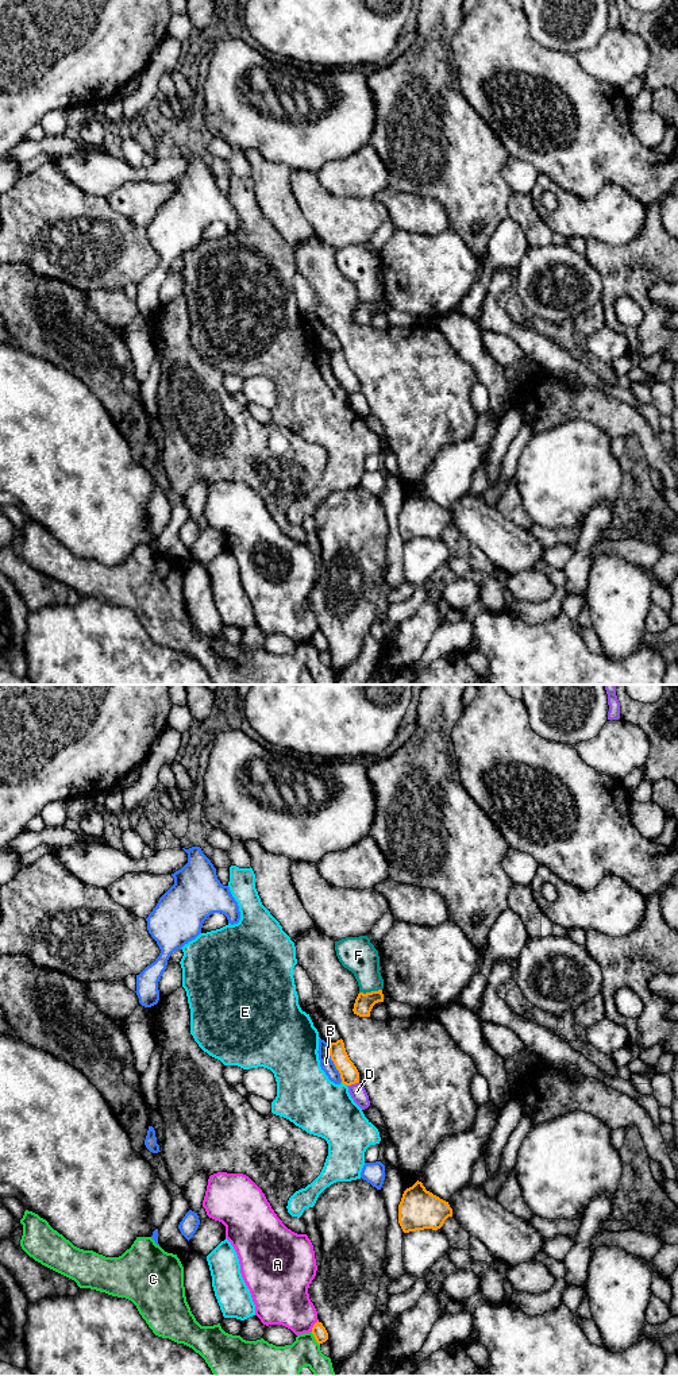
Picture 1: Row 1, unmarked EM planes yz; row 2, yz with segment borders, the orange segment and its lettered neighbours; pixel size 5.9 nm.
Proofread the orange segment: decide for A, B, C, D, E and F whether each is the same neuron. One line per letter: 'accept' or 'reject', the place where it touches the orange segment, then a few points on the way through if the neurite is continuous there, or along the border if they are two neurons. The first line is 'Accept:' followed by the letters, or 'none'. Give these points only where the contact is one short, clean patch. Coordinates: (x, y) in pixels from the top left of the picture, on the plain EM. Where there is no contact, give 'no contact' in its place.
Accept: none
A: reject; meets orange in yz at (314, 633)
B: reject; meets orange in yz at (334, 372)
C: reject; meets orange in yz at (315, 647)
D: reject; meets orange in yz at (353, 392)
E: reject; meets orange in yz at (345, 392)
F: reject; meets orange in yz at (372, 300); border along yz (381, 297), (359, 301)

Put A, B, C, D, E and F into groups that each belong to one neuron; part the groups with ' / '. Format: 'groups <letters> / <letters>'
groups A / B / C / D / E / F

